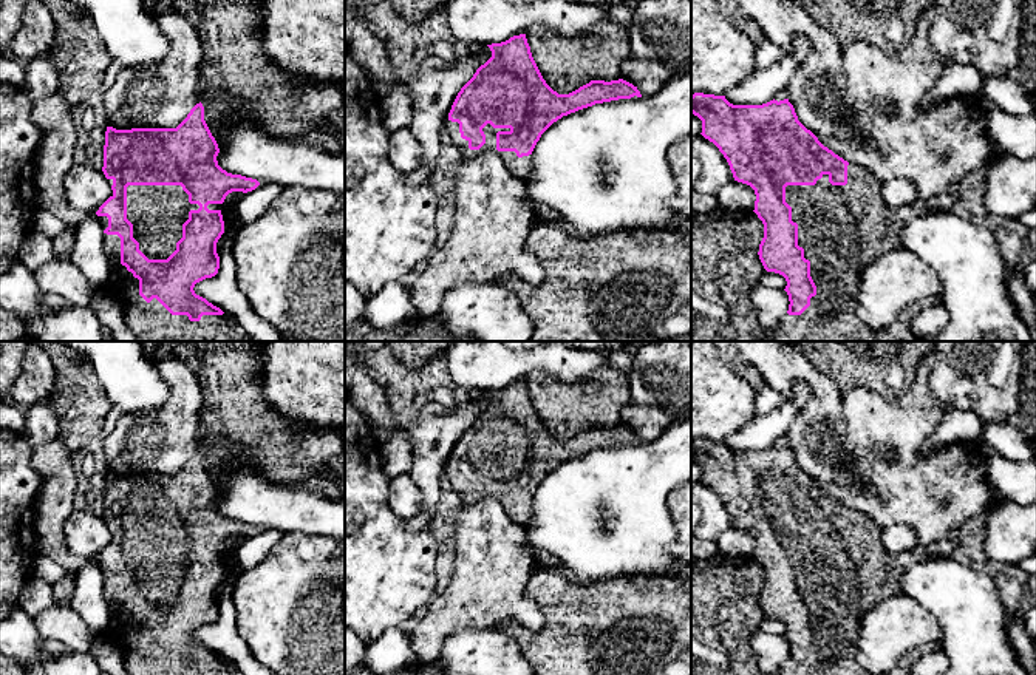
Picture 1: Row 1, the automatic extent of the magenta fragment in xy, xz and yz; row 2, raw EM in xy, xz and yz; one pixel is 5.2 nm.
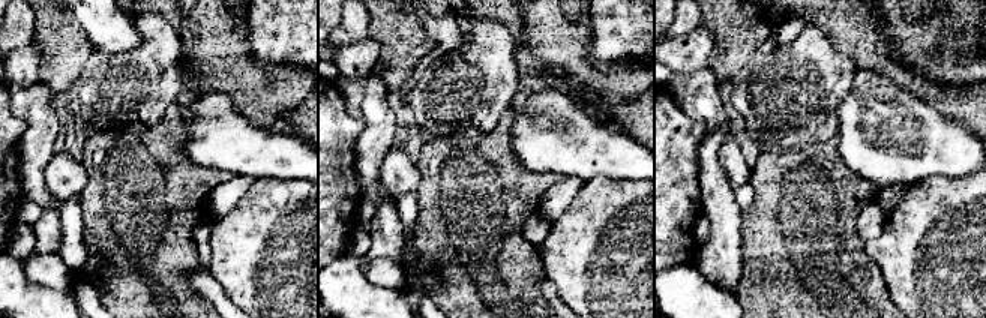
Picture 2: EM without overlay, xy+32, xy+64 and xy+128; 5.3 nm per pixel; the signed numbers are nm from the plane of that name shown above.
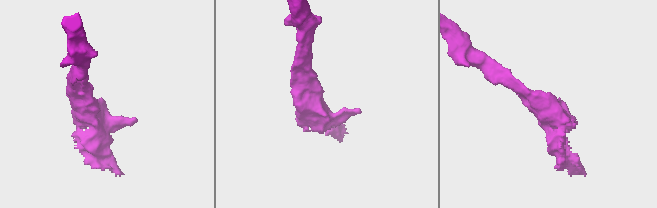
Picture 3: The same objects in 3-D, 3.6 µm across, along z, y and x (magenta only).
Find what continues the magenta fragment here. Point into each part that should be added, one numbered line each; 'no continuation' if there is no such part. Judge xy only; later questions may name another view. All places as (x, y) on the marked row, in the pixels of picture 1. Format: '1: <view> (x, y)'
1: xy (156, 212)

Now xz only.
1: xz (520, 167)

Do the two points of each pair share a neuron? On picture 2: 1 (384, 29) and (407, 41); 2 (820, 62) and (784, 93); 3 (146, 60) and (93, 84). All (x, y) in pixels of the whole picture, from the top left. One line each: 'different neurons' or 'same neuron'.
1: same neuron
2: same neuron
3: same neuron

